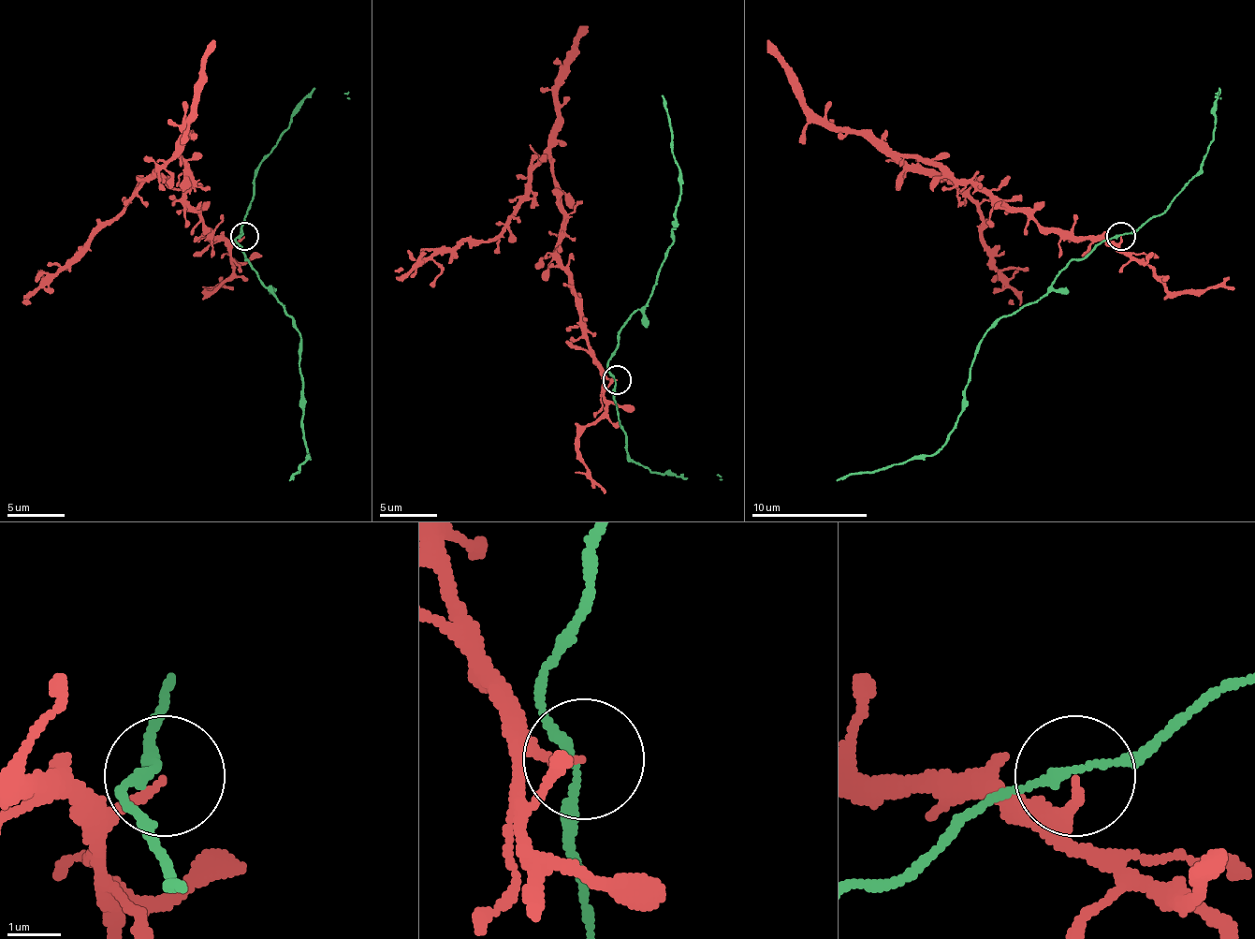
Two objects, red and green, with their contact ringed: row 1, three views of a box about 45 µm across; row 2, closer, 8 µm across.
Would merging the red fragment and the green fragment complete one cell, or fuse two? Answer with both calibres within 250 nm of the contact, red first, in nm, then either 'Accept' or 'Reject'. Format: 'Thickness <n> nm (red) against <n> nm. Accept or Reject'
Thickness 140 nm (red) against 160 nm. Accept

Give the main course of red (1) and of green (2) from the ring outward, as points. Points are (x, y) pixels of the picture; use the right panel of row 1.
1: (1120, 235), (1111, 244), (1051, 232), (900, 157), (938, 171), (982, 212), (982, 244), (1016, 296), (1007, 304)
2: (1120, 235), (1073, 258), (1042, 296), (1007, 314), (987, 333), (970, 368), (964, 411), (932, 455), (837, 480)

